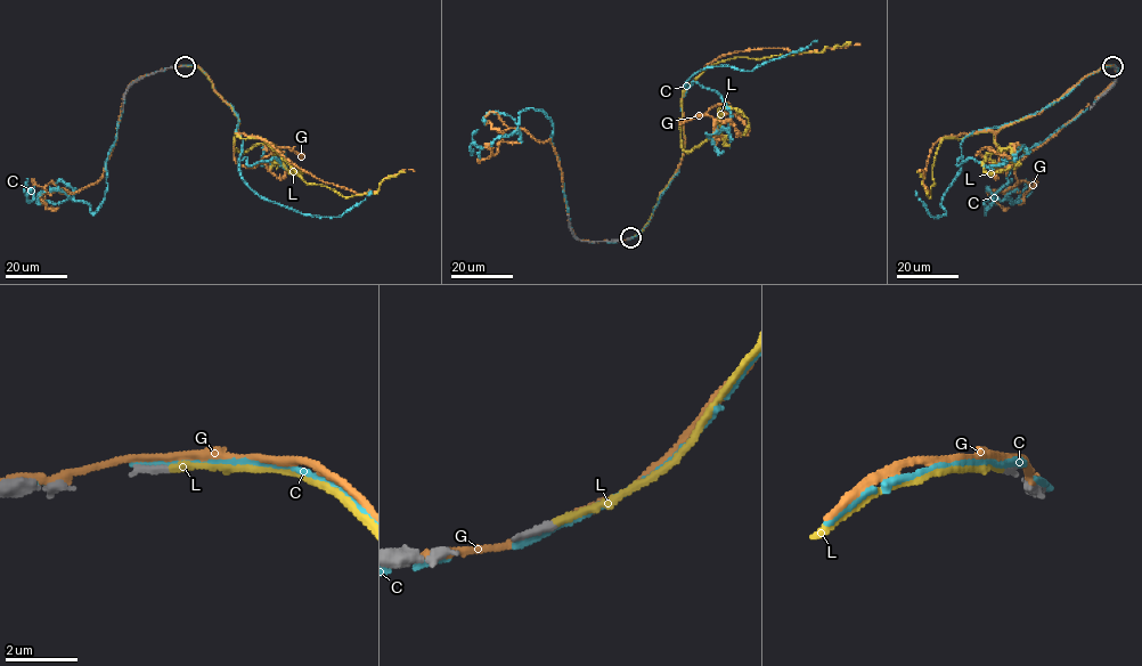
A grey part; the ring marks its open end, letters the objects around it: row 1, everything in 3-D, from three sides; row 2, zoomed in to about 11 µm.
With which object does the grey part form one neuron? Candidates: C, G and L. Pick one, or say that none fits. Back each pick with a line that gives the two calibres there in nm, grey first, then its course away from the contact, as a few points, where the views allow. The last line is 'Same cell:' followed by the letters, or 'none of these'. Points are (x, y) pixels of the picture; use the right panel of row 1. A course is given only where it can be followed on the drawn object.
L: Thickness 200 nm (grey) against 190 nm. Its course: (1112, 66), (1082, 79), (1058, 102), (997, 131), (945, 138), (934, 163), (930, 197), (923, 177), (916, 172)
Same cell: L

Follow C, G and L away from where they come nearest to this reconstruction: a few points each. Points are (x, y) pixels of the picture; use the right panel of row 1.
C: (1114, 66), (1033, 114), (972, 131), (943, 195), (946, 214), (932, 217), (915, 192)
G: (1114, 65), (1084, 75), (1039, 112), (995, 131), (939, 139), (929, 151), (924, 172), (927, 194), (920, 171)
L: (1112, 66), (1082, 79), (1058, 102), (997, 131), (945, 138), (934, 163), (930, 197), (923, 177), (916, 172)

